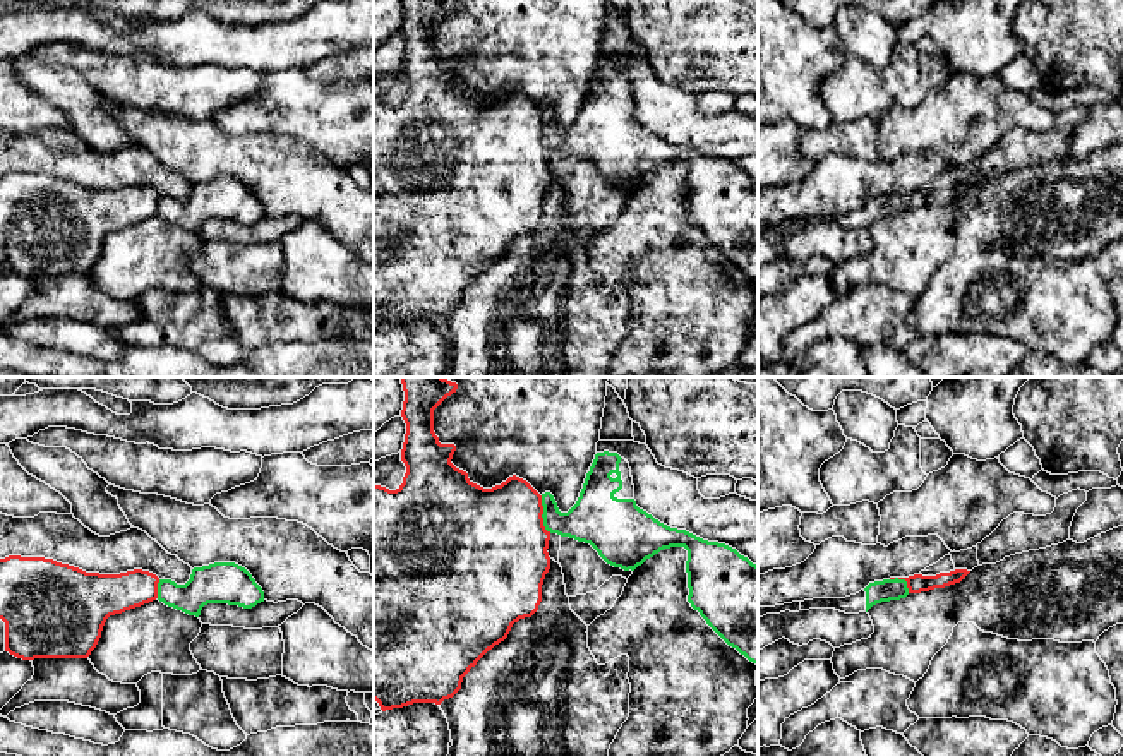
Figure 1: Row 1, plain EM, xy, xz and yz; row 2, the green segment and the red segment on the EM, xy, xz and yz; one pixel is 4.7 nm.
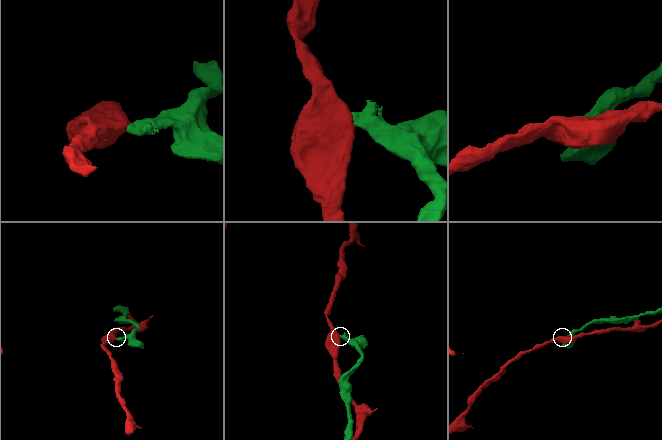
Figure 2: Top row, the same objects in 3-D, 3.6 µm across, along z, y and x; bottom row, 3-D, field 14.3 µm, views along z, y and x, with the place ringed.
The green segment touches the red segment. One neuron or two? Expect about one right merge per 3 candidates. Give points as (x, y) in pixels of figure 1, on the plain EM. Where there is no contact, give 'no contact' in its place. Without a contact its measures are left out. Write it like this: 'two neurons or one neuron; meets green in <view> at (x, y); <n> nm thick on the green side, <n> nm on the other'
two neurons; meets green in xz at (542, 131); 240 nm thick on the green side, 480 nm on the other

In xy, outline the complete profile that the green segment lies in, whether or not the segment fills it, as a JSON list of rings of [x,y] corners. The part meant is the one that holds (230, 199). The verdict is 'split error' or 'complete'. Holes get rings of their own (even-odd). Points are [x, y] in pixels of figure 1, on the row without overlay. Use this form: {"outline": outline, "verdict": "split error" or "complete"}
{"outline": [[[214,178],[194,183],[185,201],[159,195],[158,216],[189,231],[201,231],[207,219],[228,219],[252,225],[264,218],[264,207],[252,190],[235,178]]], "verdict": "complete"}

